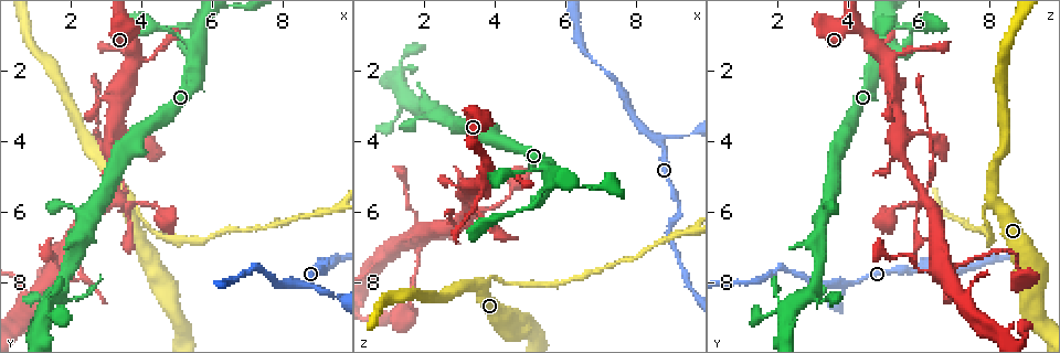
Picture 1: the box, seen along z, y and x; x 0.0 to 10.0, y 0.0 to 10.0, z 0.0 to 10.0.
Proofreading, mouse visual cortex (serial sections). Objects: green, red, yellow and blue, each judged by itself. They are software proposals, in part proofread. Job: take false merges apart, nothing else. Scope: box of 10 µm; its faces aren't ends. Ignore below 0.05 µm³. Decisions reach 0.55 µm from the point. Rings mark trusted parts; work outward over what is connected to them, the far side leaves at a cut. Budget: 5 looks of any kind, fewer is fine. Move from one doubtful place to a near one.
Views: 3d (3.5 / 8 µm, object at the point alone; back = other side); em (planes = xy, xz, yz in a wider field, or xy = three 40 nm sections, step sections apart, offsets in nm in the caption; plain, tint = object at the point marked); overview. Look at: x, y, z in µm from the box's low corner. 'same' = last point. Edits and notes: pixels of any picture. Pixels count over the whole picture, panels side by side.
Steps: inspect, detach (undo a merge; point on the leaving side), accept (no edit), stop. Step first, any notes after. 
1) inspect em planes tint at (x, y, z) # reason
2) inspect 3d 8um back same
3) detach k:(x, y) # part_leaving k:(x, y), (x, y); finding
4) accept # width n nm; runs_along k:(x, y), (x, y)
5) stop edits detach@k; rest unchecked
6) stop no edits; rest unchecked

inspect 3d 3.5um at (8.85, 8.15, 3.90) # small branch off a trunk

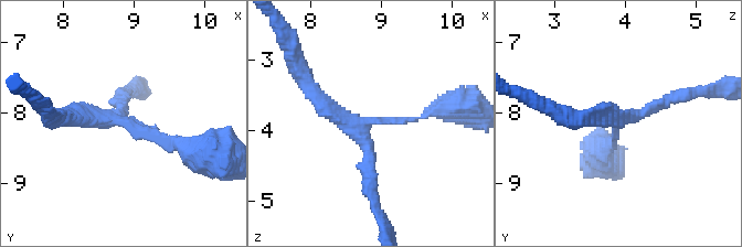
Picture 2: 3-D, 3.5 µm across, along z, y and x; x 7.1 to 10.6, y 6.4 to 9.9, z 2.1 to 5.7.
inspect em planes tint at (8.85, 8.15, 3.85) # arms 3; arm_widths 100, 200, 200 nm; need the tissue

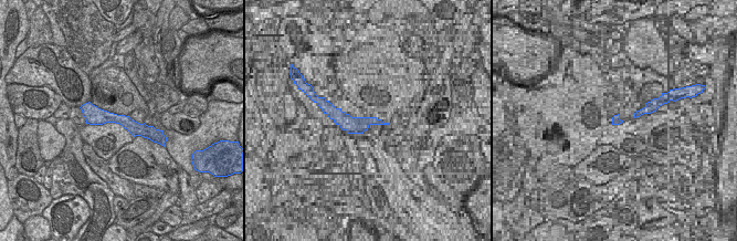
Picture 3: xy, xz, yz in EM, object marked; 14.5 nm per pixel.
accept # width 200 nm; runs_along 2:(675, 98), (615, 122), (604, 152); all the same cell

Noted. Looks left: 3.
inspect 3d 3.5um at (3.20, 5.65, 6.15)

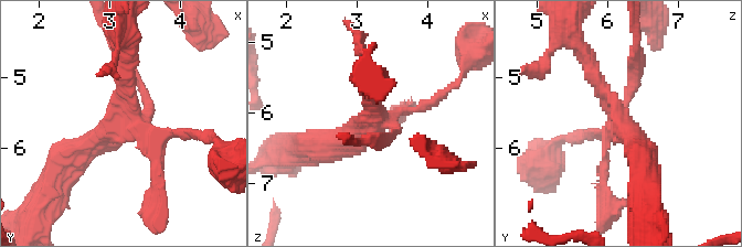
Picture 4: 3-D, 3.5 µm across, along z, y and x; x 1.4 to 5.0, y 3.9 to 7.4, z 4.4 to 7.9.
inspect em planes tint at (3.25, 5.60, 6.15) # need the tissue

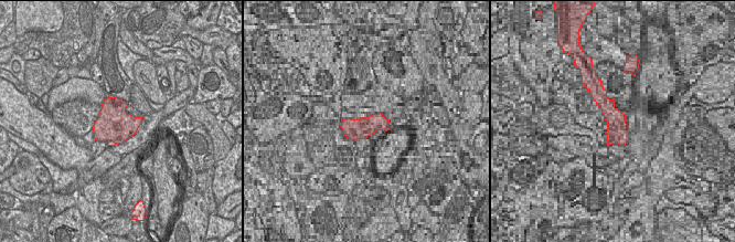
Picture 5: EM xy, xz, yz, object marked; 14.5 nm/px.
detach 4:(632, 71) # width 550 nm; part_leaving 4:(626, 101), (634, 82), (634, 31); two cells meet here

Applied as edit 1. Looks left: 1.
stop edits detach@4; rest unchecked

